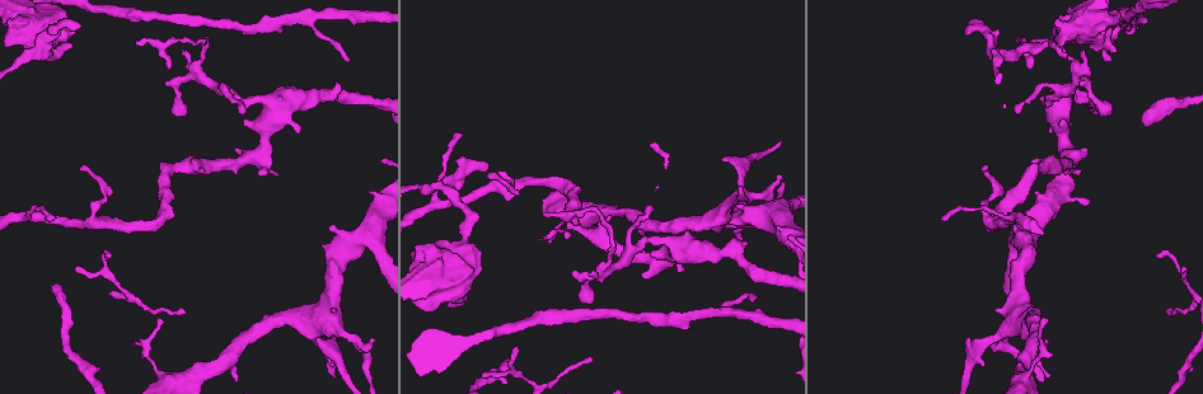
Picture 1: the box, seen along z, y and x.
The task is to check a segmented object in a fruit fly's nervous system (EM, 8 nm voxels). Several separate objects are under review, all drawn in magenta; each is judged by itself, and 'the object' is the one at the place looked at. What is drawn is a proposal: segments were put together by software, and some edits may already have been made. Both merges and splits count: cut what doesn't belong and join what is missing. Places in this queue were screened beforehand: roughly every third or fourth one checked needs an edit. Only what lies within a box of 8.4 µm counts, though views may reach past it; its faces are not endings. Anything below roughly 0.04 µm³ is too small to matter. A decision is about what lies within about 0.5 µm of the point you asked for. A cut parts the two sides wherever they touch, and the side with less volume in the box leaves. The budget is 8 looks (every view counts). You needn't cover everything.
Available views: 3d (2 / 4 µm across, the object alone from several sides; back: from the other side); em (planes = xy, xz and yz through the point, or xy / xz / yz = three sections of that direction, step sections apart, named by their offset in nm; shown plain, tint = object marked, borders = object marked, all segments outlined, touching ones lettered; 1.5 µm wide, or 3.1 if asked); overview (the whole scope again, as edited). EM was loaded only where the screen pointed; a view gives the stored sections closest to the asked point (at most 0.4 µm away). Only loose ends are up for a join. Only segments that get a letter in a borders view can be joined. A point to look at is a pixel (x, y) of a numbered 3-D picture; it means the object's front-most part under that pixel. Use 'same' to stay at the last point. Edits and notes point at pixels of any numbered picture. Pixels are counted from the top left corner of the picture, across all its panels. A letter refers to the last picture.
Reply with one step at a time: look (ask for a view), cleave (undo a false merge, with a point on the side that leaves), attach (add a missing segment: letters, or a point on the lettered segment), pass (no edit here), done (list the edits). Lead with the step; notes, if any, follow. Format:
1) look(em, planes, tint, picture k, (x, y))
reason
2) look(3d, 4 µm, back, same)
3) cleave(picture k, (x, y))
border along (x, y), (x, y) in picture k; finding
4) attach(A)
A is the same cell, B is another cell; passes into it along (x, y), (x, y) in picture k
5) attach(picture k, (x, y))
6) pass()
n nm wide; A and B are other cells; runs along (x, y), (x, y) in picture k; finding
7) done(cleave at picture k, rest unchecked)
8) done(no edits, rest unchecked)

look(3d, 2 µm, back, picture 1, (181, 110))
branch stops here

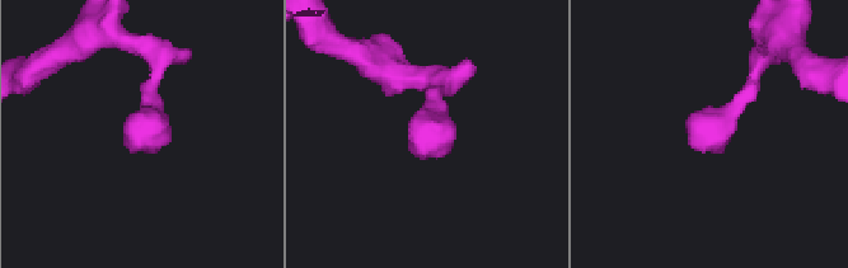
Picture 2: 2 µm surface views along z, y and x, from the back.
look(em, planes, tint, picture 2, (134, 139))
now the EM

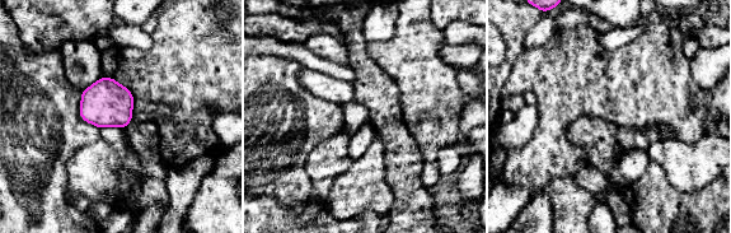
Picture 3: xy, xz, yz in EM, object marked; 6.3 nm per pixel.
look(em, planes, borders, same)
what lies round it

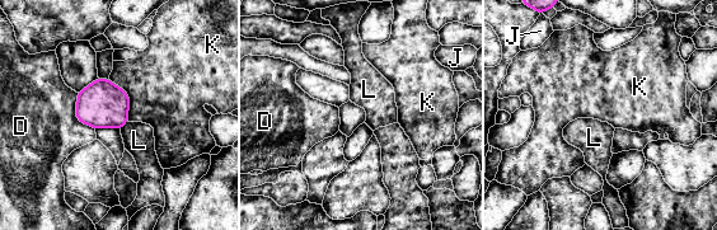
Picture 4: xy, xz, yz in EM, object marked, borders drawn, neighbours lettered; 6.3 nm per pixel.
pass()
D, J, K and L are other cells; border along (108, 79), (129, 97), (129, 121) in picture 4; none of them fits

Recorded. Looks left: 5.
look(3d, 2 µm, picture 1, (566, 186))
abrupt turn

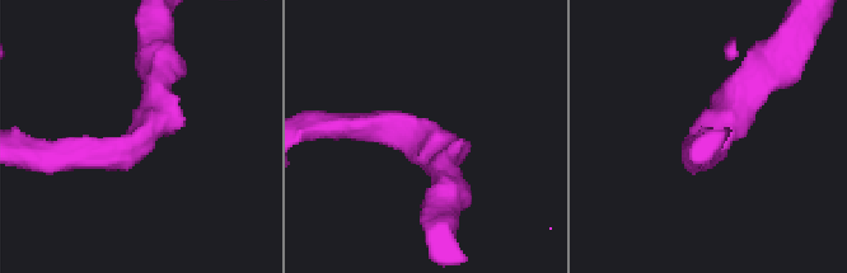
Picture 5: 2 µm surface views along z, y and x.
look(em, xz, step 4, borders, picture 5, (136, 138))
arms of 190, 280 nm

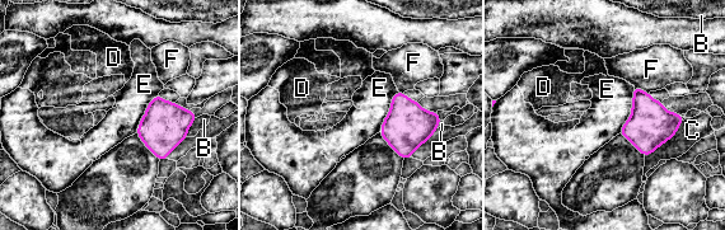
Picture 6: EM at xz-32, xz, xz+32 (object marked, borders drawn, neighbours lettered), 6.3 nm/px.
pass()
B, C, D, E and F are other cells; border along (634, 87), (631, 104) in picture 6; one neuron here

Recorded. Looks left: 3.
look(3d, 2 µm, picture 1, (346, 59))
branch stops here

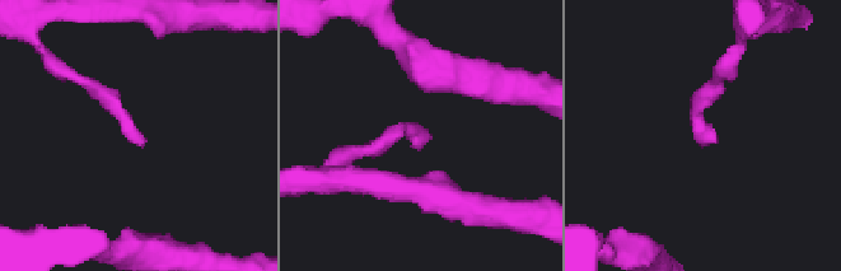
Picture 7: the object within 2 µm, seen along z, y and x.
look(em, xz, step 8, borders, picture 7, (136, 145))

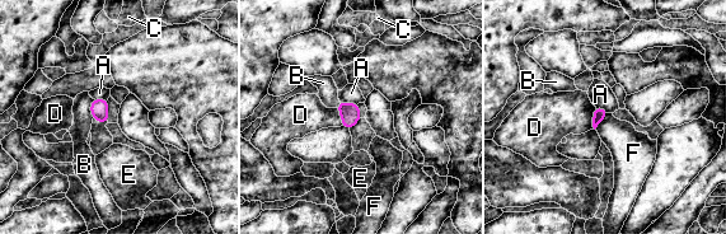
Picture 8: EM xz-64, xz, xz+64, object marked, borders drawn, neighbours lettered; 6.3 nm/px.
pass()
A, B, C, D, E and F are other cells; border along (595, 107), (593, 129) in picture 8; no lettered segment goes on from it

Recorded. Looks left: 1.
done(no edits, rest unchecked)

